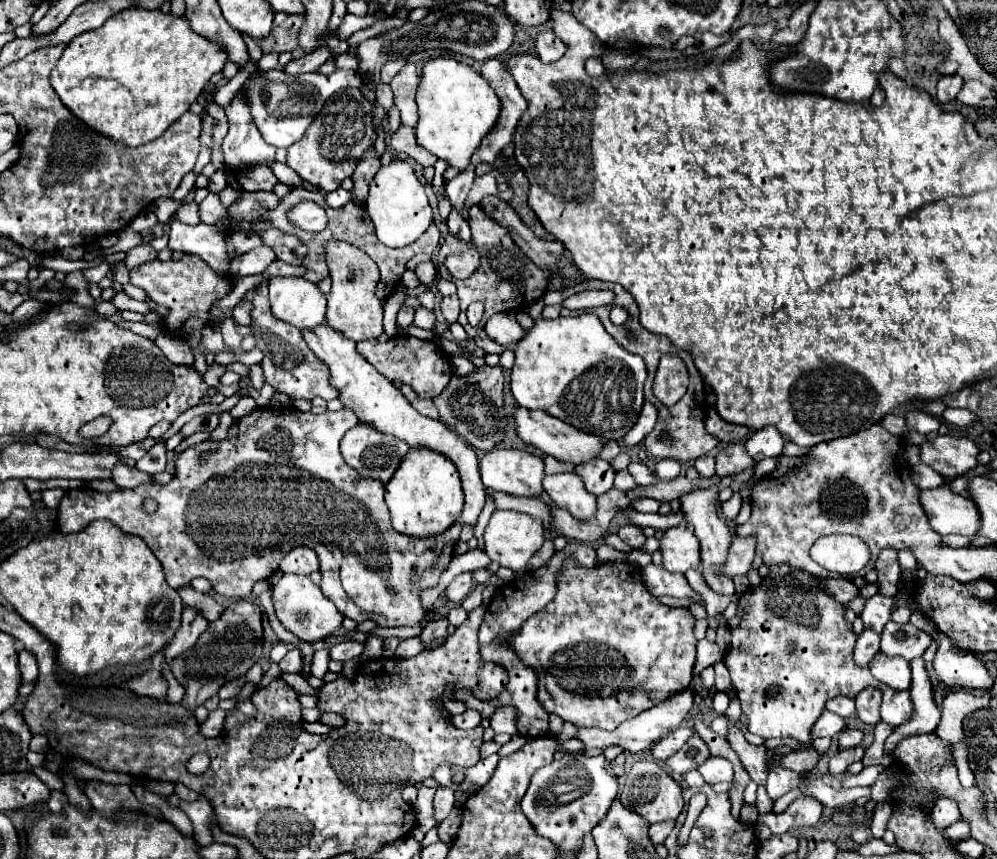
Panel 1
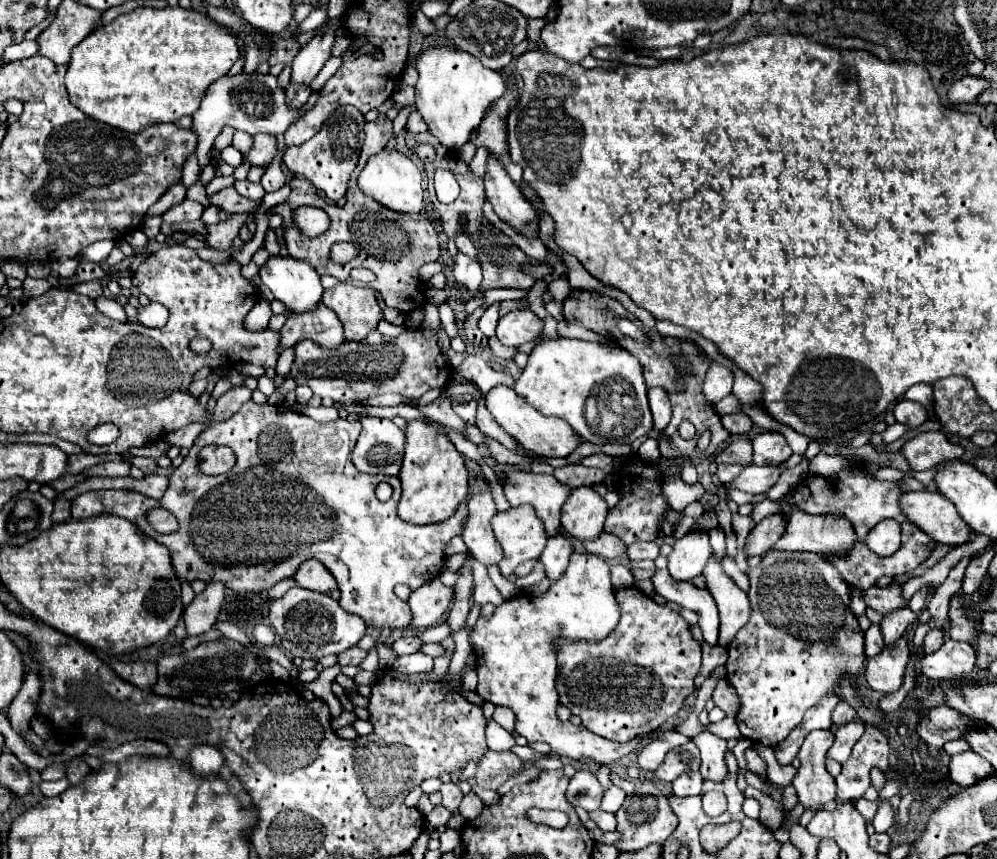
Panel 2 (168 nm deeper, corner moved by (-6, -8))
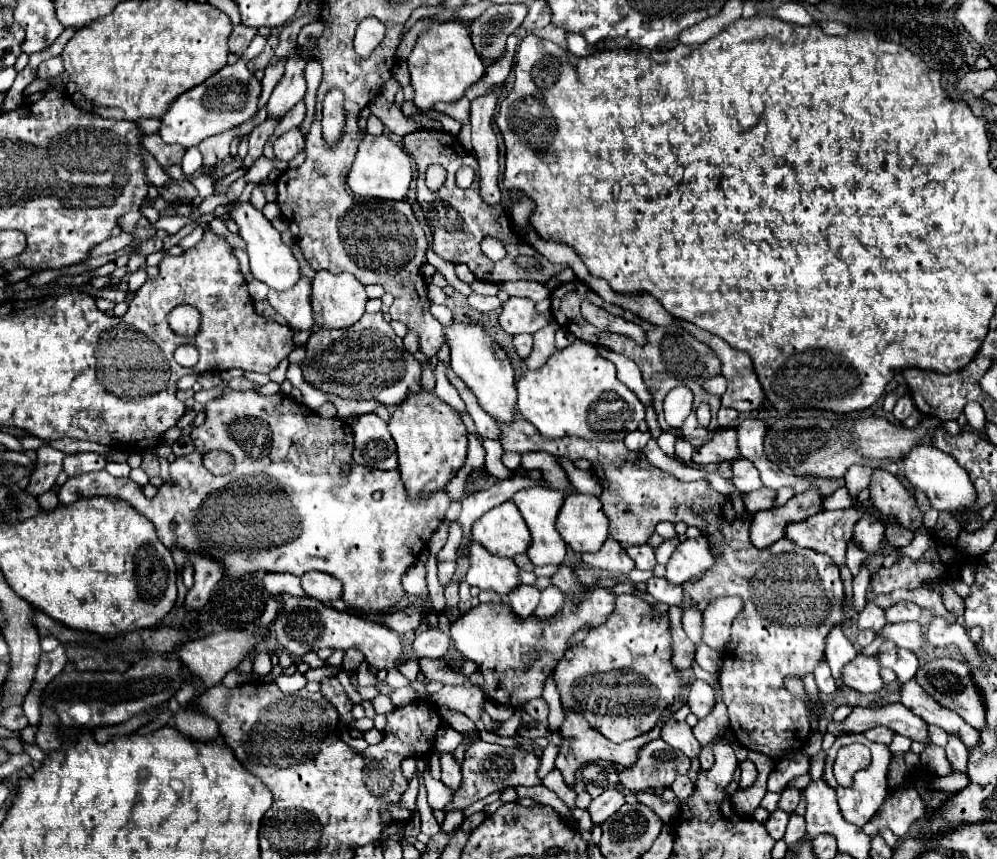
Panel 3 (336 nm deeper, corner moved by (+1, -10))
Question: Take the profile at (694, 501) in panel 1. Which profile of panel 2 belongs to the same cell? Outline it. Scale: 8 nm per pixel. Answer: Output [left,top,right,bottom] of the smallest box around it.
[704,558,750,646]

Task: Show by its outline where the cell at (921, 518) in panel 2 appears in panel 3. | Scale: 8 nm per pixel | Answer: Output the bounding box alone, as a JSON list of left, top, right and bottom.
[871,470,921,530]

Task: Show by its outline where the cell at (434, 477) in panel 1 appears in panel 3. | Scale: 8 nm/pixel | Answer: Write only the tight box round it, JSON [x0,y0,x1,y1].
[389,392,467,498]

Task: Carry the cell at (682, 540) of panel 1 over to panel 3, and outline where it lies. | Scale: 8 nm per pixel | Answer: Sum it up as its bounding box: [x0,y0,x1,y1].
[665,536,715,584]

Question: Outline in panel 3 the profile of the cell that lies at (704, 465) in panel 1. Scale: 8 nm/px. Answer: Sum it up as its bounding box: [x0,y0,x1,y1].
[733,458,763,492]

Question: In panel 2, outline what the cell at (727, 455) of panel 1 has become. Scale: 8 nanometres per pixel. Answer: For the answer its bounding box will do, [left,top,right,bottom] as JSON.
[714,438,752,464]

